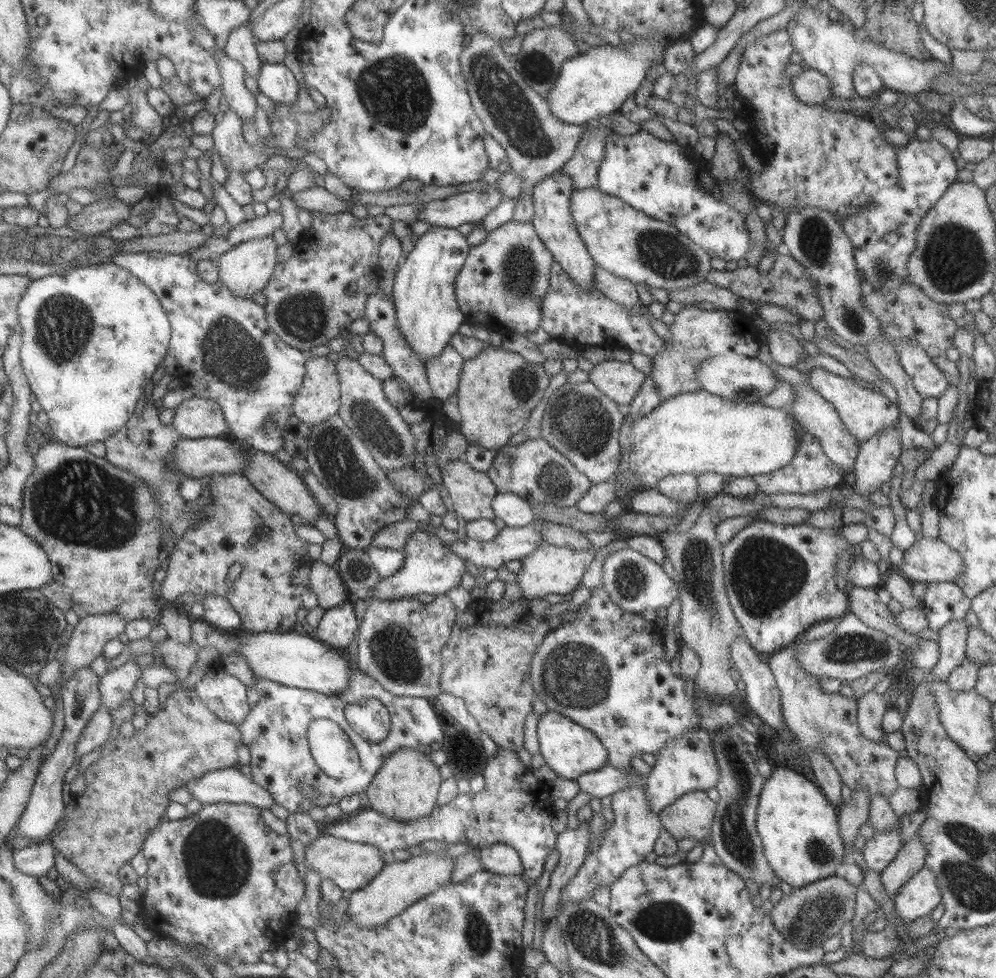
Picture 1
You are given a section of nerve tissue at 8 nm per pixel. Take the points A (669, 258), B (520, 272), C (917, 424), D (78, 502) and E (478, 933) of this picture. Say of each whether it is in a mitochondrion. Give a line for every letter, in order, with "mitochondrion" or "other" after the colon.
A: mitochondrion
B: mitochondrion
C: other
D: mitochondrion
E: mitochondrion

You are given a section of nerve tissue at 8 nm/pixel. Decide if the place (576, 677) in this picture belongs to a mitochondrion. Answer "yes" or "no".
yes

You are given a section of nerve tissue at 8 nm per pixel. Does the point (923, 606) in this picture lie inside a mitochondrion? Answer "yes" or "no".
no

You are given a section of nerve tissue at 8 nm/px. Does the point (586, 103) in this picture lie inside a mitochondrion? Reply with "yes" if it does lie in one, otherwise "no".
no

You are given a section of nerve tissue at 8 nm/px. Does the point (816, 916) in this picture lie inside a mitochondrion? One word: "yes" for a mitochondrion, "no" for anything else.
yes

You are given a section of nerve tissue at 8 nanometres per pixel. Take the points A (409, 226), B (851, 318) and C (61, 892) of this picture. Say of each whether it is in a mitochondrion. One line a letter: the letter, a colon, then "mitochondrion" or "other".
A: other
B: mitochondrion
C: other

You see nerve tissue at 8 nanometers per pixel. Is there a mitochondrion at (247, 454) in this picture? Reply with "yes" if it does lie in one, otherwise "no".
no

